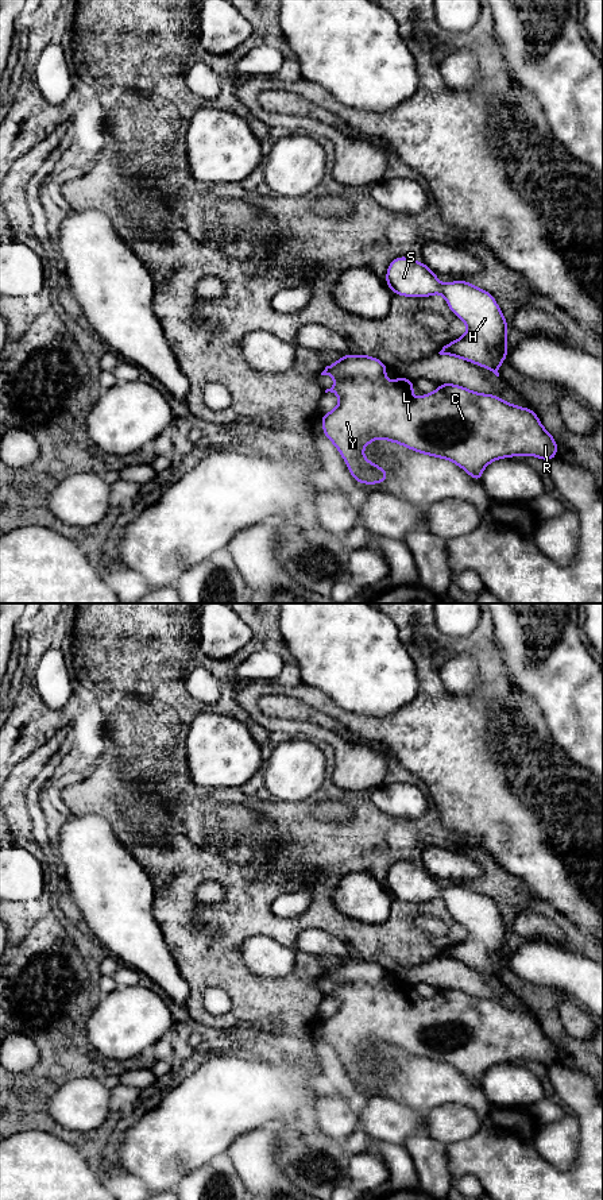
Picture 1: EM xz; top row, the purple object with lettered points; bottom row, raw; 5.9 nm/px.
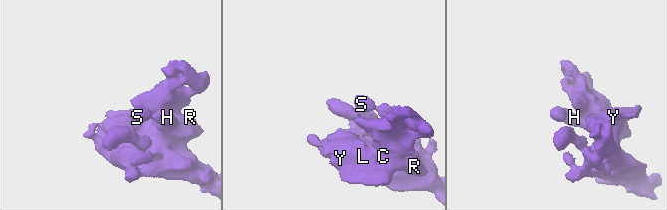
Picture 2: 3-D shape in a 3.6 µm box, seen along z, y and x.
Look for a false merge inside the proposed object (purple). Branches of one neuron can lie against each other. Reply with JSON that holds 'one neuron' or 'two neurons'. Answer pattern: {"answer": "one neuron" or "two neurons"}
{"answer": "one neuron"}

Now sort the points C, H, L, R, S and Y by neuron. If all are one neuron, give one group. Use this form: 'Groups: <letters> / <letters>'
Groups: C H L R S Y

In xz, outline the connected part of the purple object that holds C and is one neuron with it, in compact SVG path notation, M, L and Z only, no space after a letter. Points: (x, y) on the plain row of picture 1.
M344 958L339 966L326 971L321 977L337 984L325 998L340 1002L339 1011L321 1020L324 1039L337 1052L355 1085L372 1089L389 1084L386 1074L367 1066L362 1056L378 1042L420 1058L448 1064L478 1087L482 1087L484 1072L499 1062L530 1060L546 1066L556 1062L557 1047L541 1030L534 1015L453 988L438 989L434 998L422 999L414 1006L414 985L398 981L394 987L387 987L387 975L389 972L376 962Z

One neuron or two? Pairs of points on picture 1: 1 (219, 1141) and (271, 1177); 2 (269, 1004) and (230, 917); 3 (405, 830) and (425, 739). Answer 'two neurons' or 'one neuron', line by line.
1: two neurons
2: one neuron
3: two neurons

